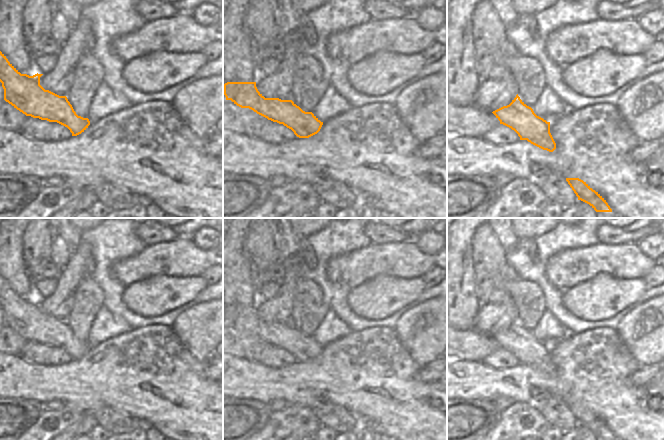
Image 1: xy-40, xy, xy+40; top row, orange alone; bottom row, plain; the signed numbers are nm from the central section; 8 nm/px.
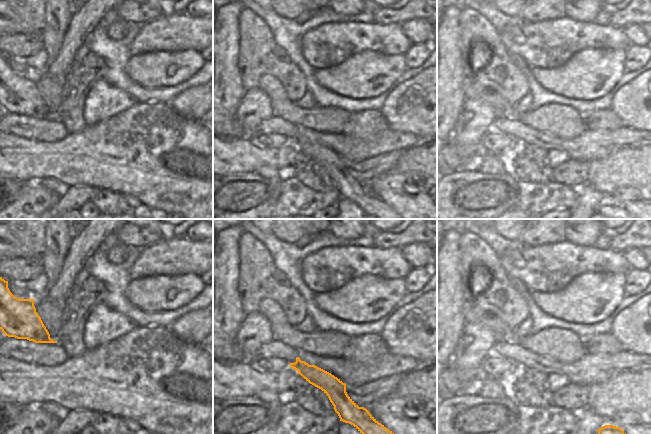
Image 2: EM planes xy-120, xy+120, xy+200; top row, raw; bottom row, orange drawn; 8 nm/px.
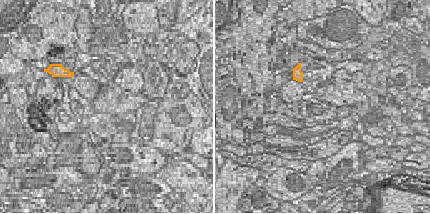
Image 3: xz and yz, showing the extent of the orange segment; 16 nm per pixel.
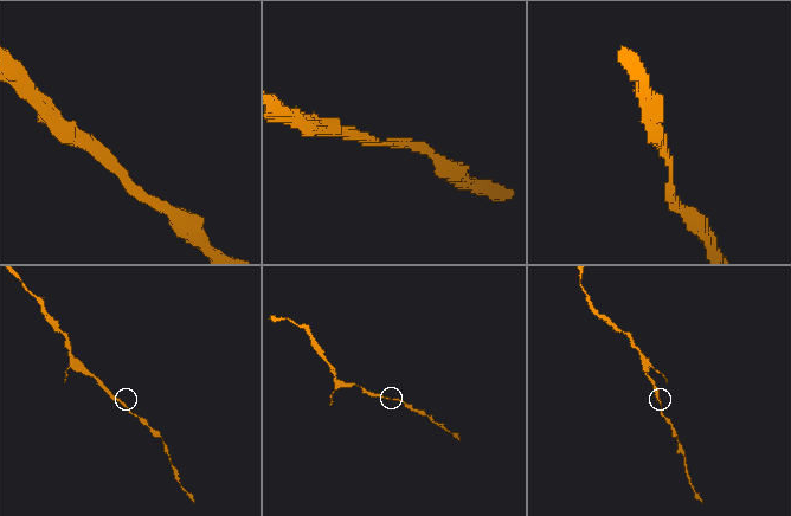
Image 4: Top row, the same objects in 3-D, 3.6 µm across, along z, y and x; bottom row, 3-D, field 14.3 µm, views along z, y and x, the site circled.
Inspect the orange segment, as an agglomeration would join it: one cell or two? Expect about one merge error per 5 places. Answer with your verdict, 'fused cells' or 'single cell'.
single cell

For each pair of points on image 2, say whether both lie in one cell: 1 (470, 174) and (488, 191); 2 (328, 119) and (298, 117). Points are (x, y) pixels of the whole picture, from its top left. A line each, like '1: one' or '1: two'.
1: one
2: one

